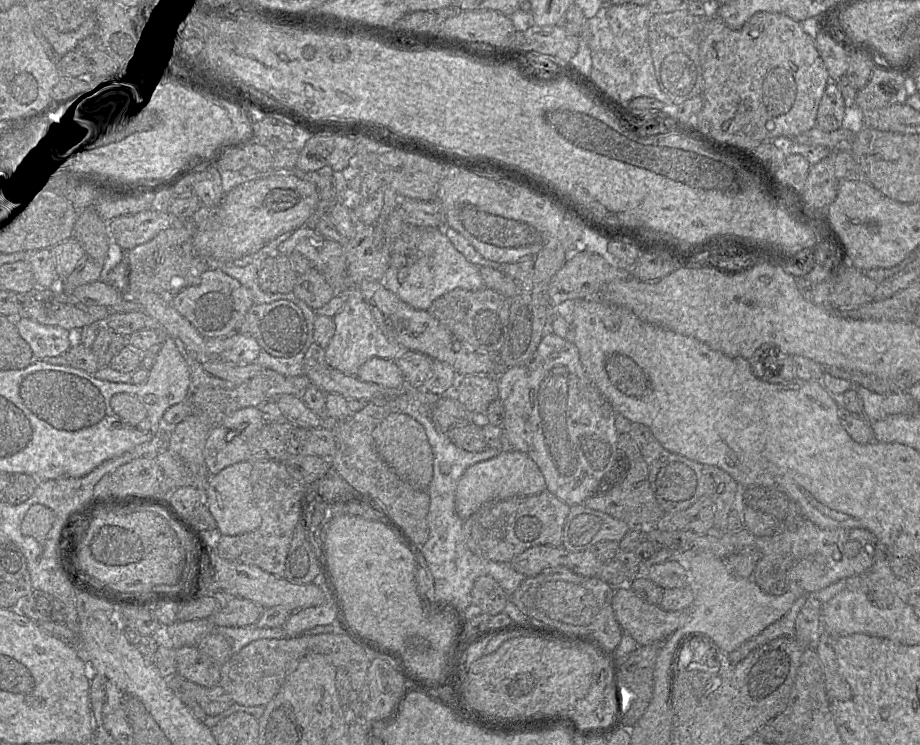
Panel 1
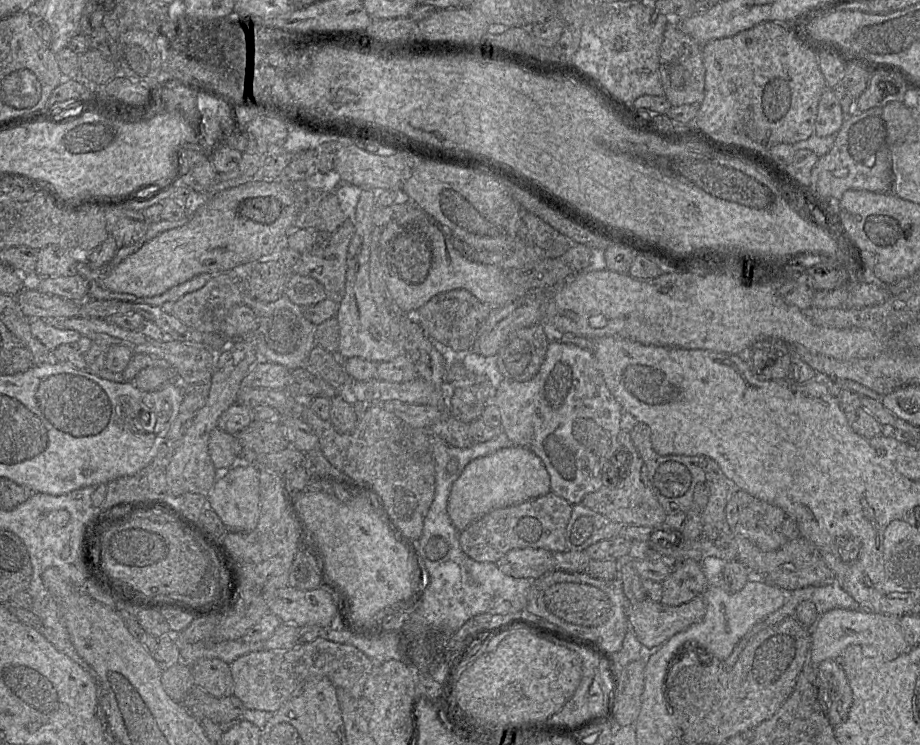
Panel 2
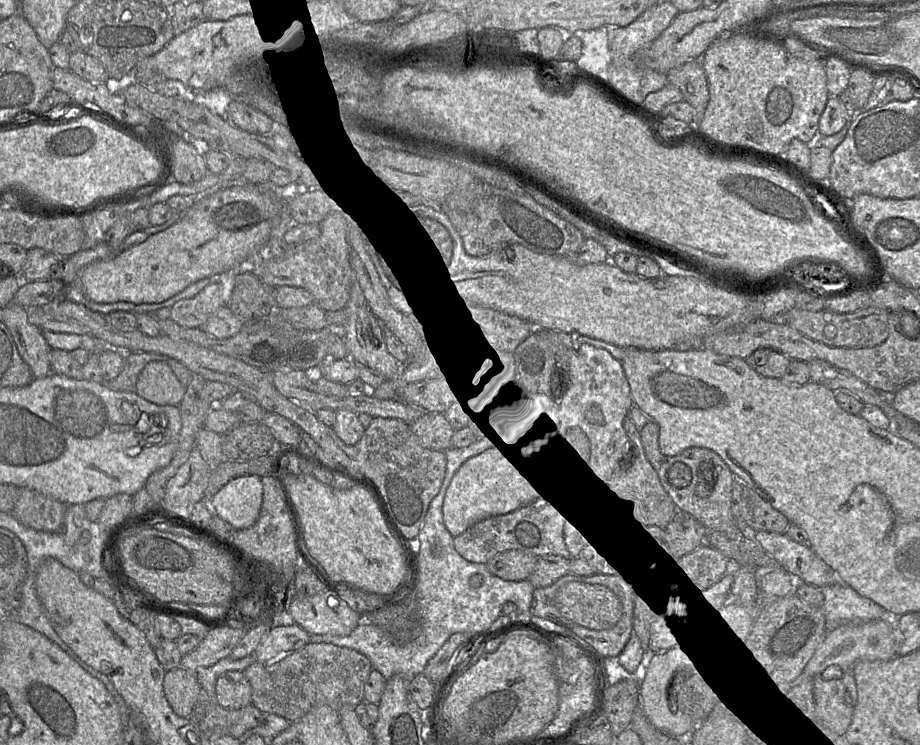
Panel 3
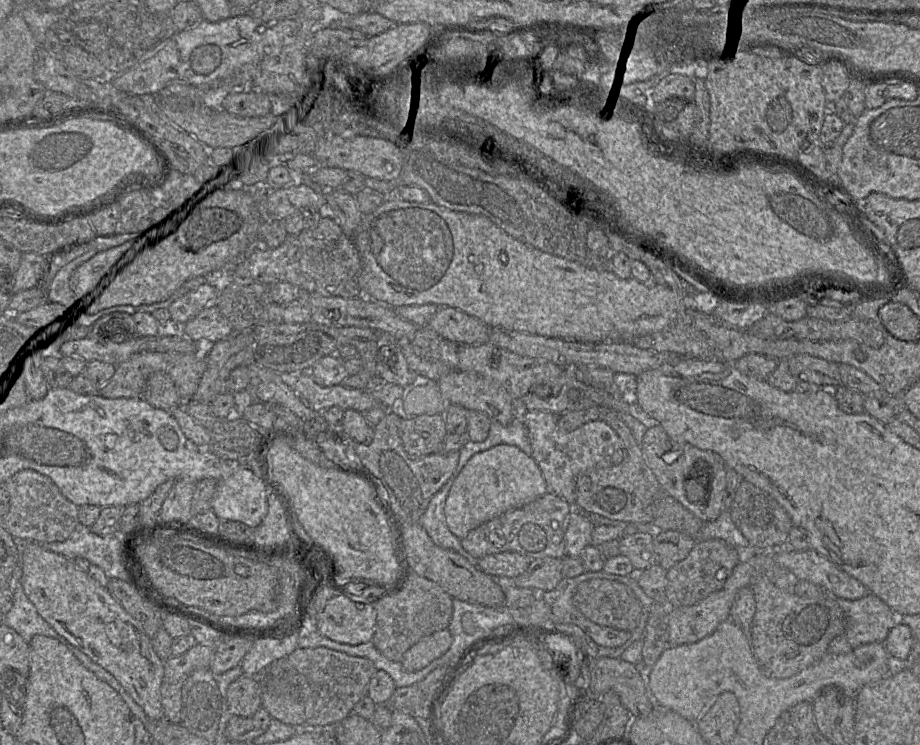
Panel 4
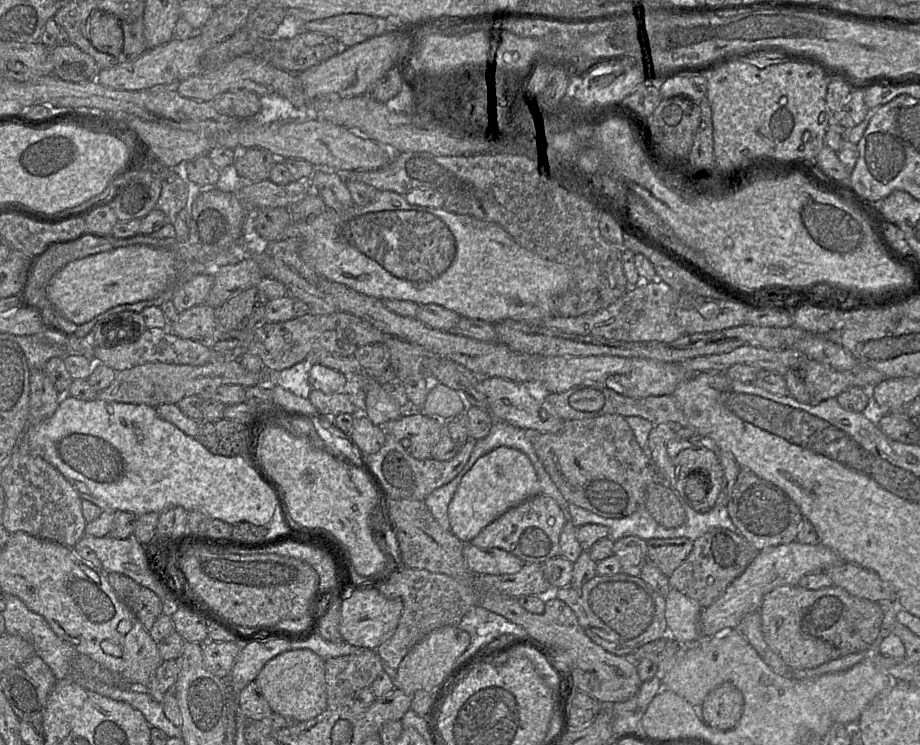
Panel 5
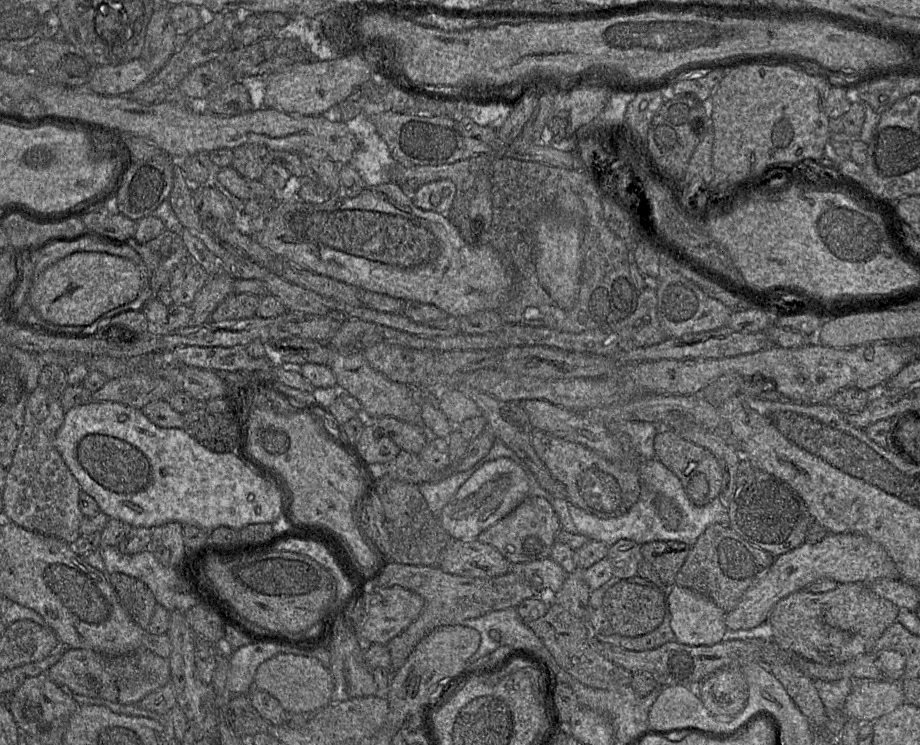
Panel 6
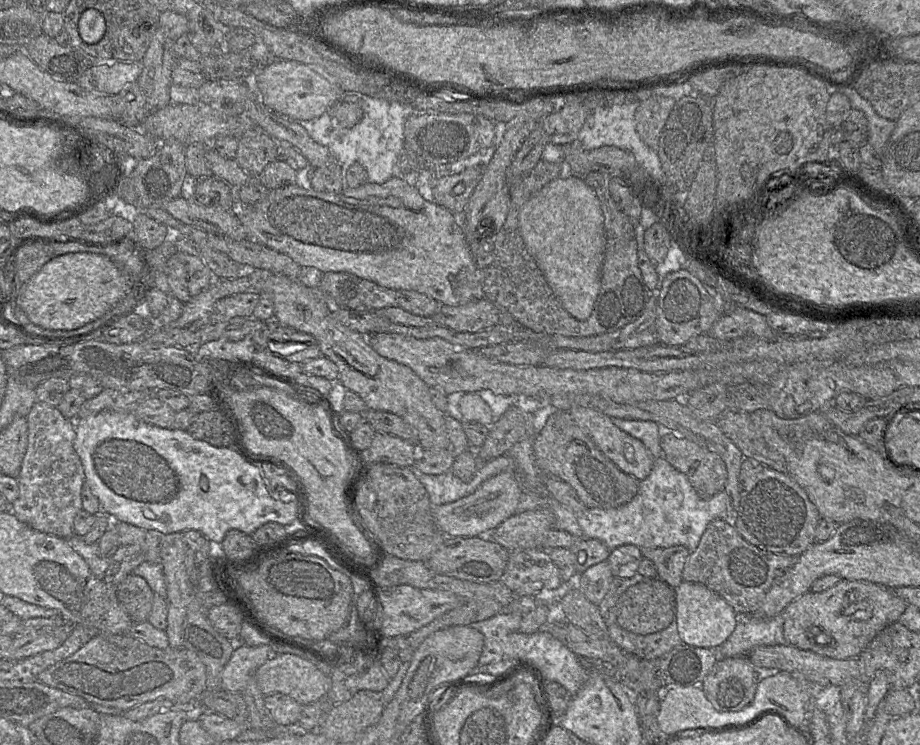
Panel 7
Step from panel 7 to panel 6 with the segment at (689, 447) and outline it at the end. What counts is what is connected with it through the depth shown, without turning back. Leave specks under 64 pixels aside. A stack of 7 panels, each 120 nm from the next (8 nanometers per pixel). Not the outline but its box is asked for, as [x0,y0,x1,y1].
[654,429,723,506]

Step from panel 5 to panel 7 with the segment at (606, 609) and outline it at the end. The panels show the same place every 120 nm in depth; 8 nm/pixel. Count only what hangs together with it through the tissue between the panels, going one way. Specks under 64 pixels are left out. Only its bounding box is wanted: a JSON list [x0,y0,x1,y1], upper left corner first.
[616,578,676,635]

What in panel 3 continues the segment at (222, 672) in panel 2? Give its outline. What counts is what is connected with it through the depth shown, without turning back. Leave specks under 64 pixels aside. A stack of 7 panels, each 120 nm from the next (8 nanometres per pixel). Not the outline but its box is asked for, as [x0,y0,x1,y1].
[215,671,252,710]

